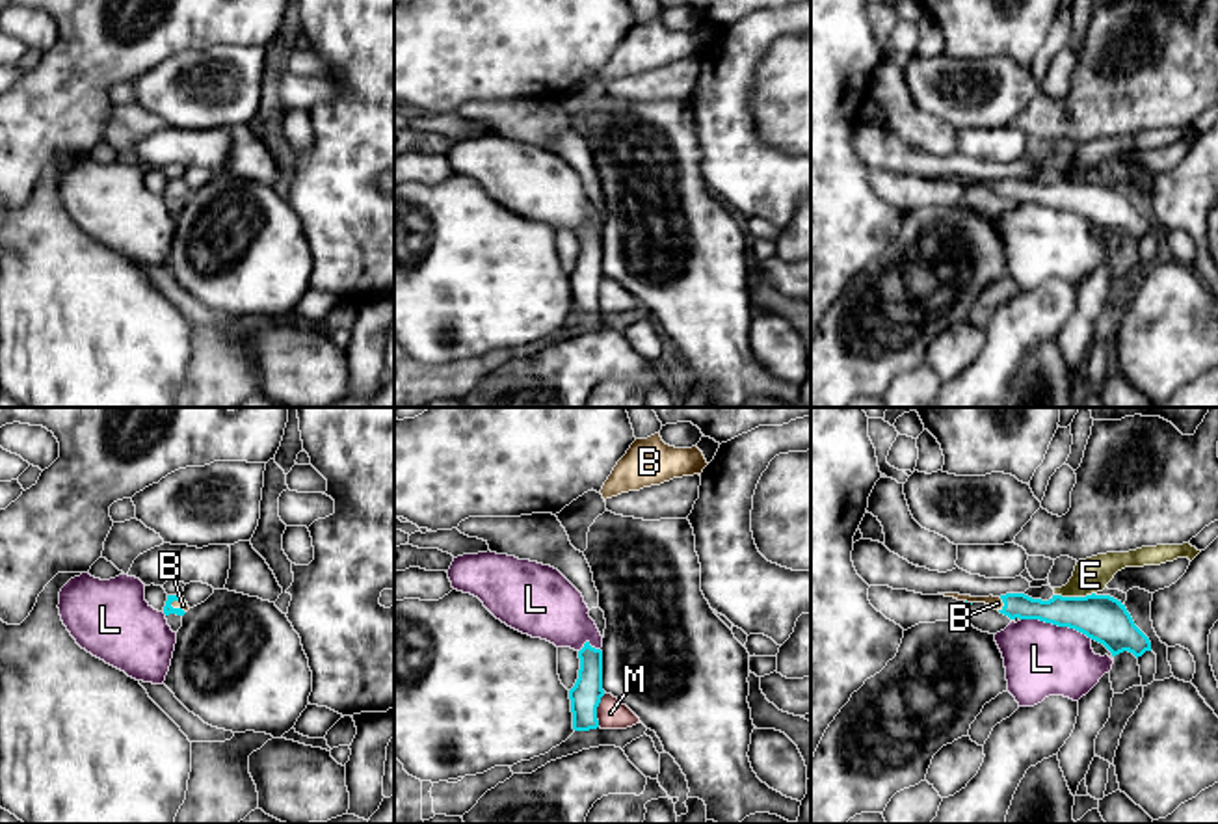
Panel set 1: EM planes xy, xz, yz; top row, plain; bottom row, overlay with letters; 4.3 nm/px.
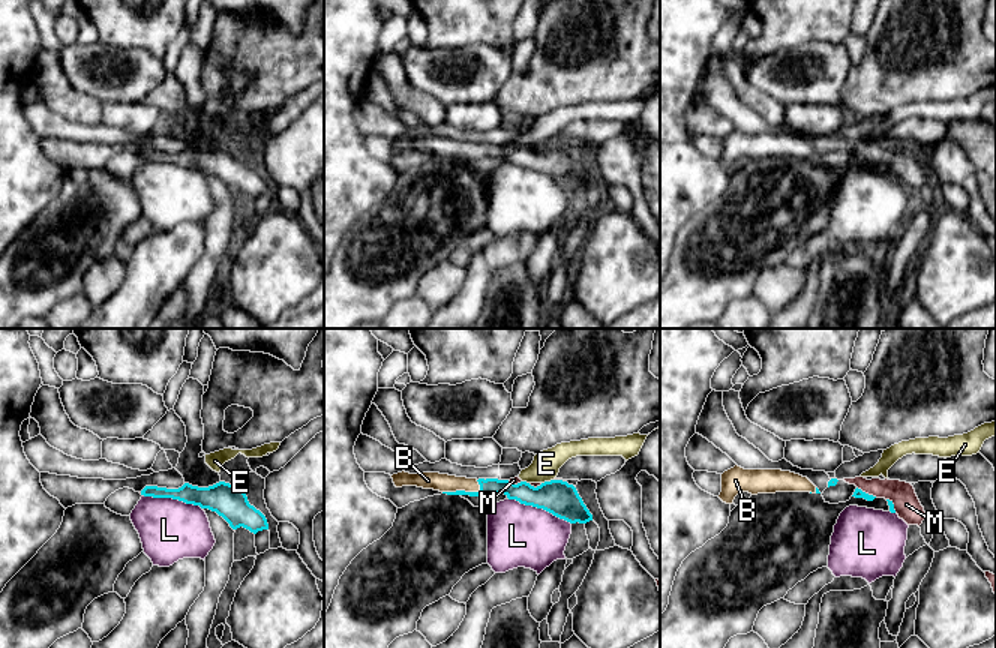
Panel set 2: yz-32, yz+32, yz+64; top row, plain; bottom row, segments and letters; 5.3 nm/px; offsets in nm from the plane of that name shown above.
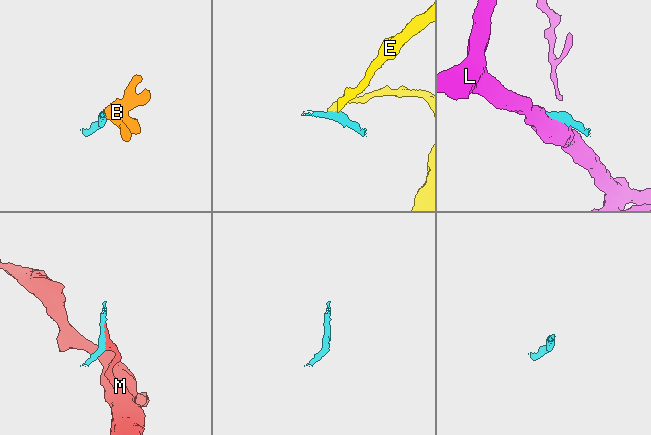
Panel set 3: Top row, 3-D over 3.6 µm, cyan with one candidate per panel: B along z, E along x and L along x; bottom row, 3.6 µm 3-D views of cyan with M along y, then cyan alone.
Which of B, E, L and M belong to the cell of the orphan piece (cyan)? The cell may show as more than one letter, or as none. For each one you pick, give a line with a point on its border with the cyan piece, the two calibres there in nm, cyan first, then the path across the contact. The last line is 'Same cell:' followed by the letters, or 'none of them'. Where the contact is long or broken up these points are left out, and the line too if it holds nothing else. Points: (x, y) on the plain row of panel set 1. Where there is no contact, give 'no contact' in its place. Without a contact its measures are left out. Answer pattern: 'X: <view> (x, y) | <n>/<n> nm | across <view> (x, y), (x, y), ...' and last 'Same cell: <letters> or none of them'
B: yz (1005, 188) | 130/50 nm | across yz (1059, 194), (1005, 188), (997, 186)
Same cell: B

